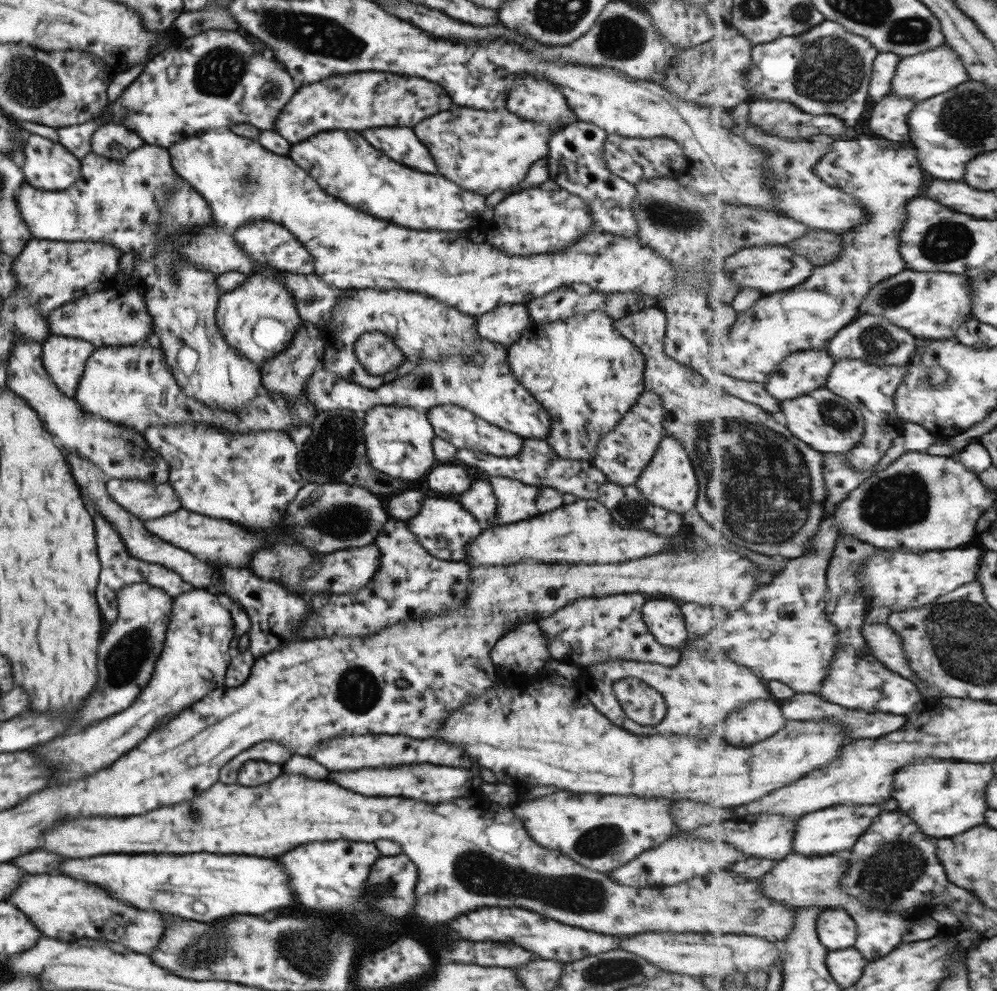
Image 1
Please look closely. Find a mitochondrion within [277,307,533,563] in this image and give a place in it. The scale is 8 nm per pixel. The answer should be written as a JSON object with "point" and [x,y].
{"point":[338,523]}

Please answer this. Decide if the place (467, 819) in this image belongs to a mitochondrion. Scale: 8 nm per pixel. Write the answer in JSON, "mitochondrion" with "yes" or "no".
{"mitochondrion":"no"}

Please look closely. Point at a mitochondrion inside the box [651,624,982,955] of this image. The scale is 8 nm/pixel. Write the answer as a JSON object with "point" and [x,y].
{"point":[879,873]}

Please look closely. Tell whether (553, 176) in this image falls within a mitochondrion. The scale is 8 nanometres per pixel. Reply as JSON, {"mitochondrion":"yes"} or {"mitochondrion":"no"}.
{"mitochondrion":"no"}

